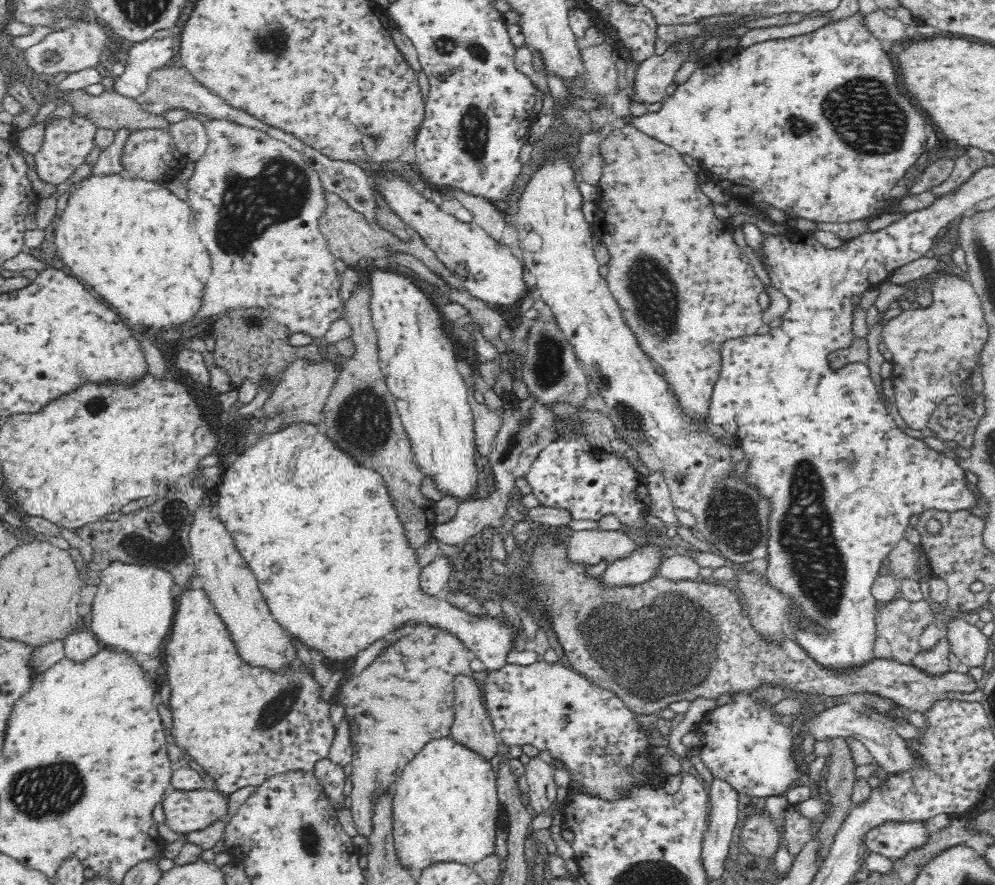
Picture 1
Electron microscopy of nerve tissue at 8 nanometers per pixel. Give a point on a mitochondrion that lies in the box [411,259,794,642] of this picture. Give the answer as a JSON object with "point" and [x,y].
{"point":[731,515]}

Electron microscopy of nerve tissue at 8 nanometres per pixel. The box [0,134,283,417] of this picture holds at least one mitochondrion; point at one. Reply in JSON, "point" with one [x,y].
{"point":[236,148]}

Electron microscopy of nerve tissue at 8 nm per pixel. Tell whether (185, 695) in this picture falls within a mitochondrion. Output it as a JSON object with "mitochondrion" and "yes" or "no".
{"mitochondrion":"no"}

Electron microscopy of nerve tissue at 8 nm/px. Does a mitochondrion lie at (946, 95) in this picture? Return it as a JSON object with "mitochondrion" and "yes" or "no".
{"mitochondrion":"no"}

